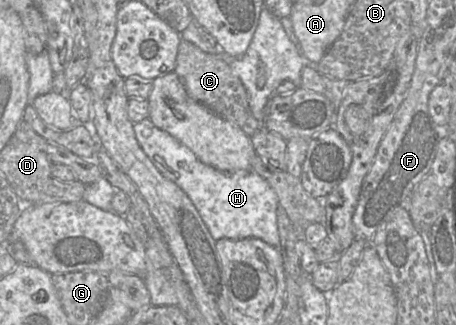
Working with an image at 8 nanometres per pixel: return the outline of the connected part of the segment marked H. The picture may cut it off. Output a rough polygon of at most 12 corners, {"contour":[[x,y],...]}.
{"contour":[[150,118],[142,150],[188,195],[214,239],[282,251],[279,199],[252,170],[203,163]]}

